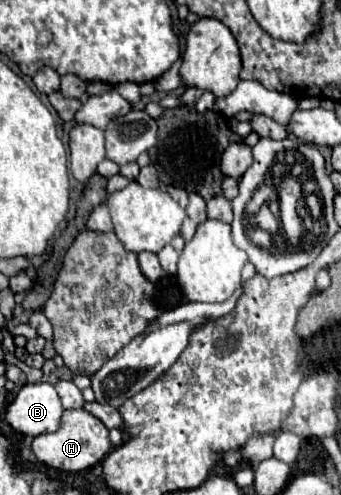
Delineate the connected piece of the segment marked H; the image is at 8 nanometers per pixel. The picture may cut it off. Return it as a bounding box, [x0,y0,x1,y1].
[31,409,111,473]

